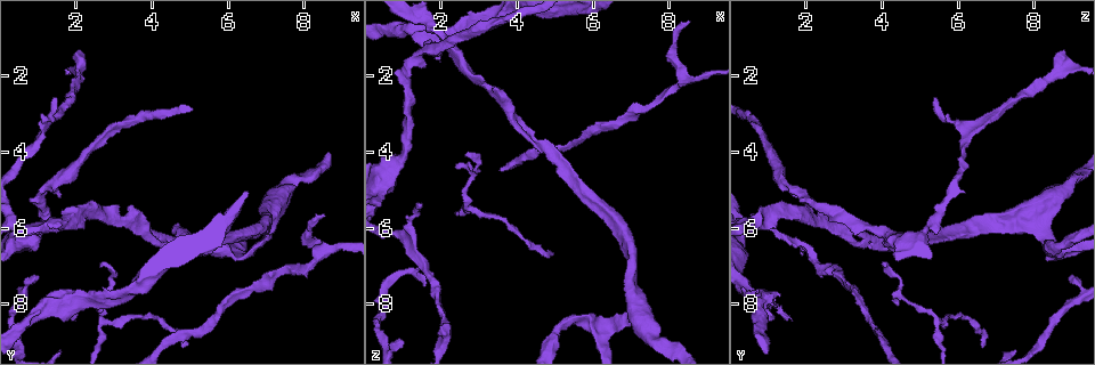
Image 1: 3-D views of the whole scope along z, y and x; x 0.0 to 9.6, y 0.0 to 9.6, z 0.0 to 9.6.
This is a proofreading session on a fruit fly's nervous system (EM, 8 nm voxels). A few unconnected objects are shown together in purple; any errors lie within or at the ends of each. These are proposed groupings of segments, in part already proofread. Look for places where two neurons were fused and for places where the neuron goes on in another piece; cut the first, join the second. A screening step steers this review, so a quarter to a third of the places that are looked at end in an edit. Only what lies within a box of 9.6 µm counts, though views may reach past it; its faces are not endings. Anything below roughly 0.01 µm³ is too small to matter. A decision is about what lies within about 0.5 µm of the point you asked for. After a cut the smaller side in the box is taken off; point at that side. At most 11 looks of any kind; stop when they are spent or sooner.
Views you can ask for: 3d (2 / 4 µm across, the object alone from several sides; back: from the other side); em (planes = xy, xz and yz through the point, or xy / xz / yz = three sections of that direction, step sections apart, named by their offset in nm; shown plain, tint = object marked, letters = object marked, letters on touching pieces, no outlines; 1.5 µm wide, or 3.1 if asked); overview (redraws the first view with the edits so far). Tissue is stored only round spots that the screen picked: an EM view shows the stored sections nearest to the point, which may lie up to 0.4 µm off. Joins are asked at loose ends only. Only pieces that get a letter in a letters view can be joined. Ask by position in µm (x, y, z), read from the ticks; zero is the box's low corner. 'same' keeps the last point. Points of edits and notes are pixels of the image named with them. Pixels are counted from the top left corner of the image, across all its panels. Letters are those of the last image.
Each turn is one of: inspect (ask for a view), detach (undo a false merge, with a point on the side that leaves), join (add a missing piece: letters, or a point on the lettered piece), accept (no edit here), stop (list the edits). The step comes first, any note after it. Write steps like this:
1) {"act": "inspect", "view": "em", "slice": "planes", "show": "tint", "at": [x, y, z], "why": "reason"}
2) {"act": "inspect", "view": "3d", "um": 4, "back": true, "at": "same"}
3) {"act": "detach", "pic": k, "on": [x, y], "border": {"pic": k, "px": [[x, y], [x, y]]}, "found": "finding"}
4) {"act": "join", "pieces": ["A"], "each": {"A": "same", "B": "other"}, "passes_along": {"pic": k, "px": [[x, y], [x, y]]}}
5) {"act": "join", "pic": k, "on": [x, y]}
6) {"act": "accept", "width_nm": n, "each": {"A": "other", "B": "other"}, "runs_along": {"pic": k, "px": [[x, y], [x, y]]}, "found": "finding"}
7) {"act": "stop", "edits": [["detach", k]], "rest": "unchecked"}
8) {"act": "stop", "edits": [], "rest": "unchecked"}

{"act": "inspect", "view": "em", "slice": "planes", "show": "letters", "at": [1.60, 5.20, 1.75], "why": "an open end"}

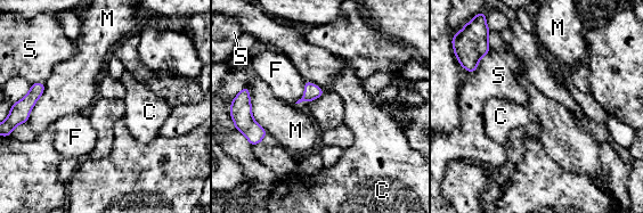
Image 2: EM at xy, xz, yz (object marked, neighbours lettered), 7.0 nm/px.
{"act": "accept", "width_nm": 110, "each": {"C": "other", "F": "other", "M": "other", "S": "other"}, "border": {"pic": 2, "px": [[304, 80], [316, 83], [324, 91]]}, "found": "none of them fits"}

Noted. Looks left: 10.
{"act": "inspect", "view": "3d", "um": 4, "at": [2.75, 8.45, 5.50], "why": "a fork"}

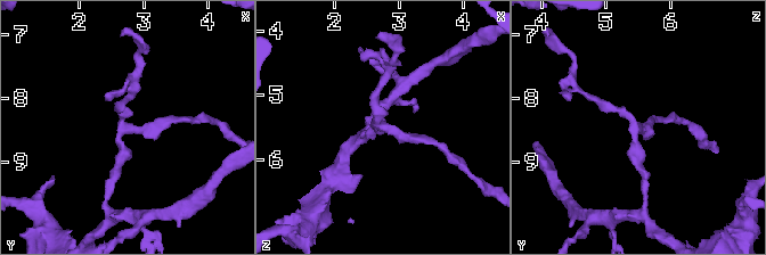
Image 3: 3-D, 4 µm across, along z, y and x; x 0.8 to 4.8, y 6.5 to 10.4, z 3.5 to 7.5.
{"act": "inspect", "view": "em", "slice": "planes", "show": "plain", "at": [2.70, 8.50, 5.40], "why": "shape alone is not enough"}

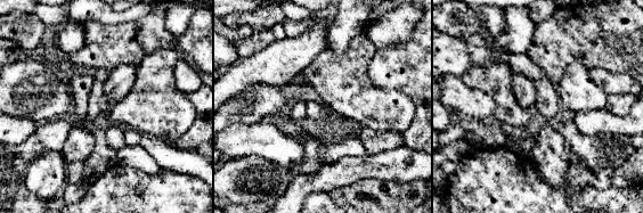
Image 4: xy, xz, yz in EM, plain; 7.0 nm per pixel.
{"act": "inspect", "view": "em", "slice": "planes", "show": "letters", "at": "same", "why": "what lies round it"}

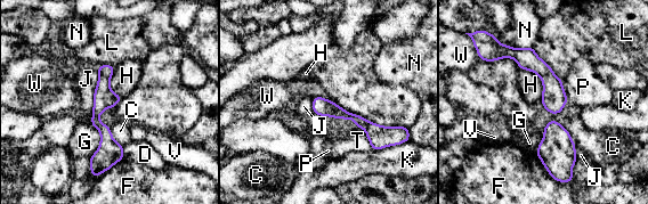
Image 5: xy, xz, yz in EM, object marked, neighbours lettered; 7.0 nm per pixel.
{"act": "accept", "each": {"C": "other", "D": "other", "F": "other", "G": "other", "H": "other", "J": "other", "K": "other", "L": "other", "N": "other", "P": "other", "T": "other", "V": "other", "W": "other"}, "arms": 3, "border": {"pic": 5, "px": [[520, 68], [540, 78], [541, 99]]}, "found": "all the same neuron"}

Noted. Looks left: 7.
{"act": "inspect", "view": "3d", "um": 4, "back": true, "at": [4.95, 9.05, 6.70], "why": "an open end"}

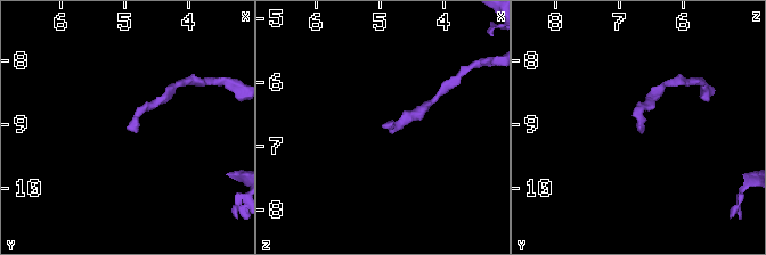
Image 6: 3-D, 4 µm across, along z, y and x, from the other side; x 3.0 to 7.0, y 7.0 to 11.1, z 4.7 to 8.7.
{"act": "inspect", "view": "em", "slice": "yz", "step": 4, "show": "tint", "at": [5.00, 9.05, 6.70], "why": "now the EM"}

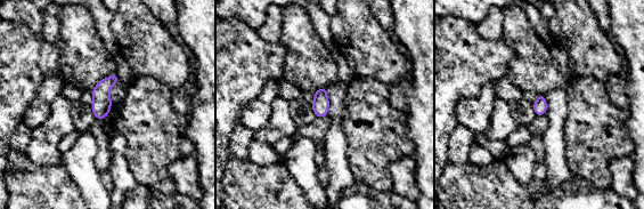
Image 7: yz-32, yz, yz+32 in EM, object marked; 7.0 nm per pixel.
{"act": "inspect", "view": "em", "slice": "xz", "step": 8, "show": "letters", "at": "same", "why": "another direction"}

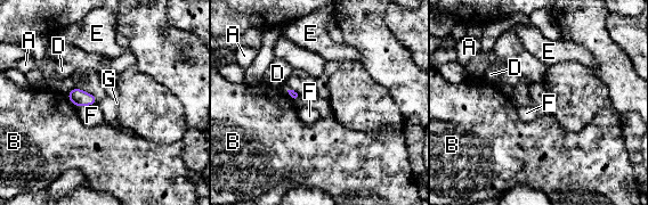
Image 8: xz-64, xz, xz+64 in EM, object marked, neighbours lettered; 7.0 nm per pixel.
{"act": "accept", "each": {"A": "other", "B": "other", "D": "other", "E": "other", "F": "other", "G": "other"}, "border": {"pic": 8, "px": [[300, 93], [294, 101]]}, "found": "no lettered piece goes on from it"}

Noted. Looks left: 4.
{"act": "inspect", "view": "3d", "um": 4, "at": [8.35, 6.70, 2.20], "why": "two arms in line, one across"}

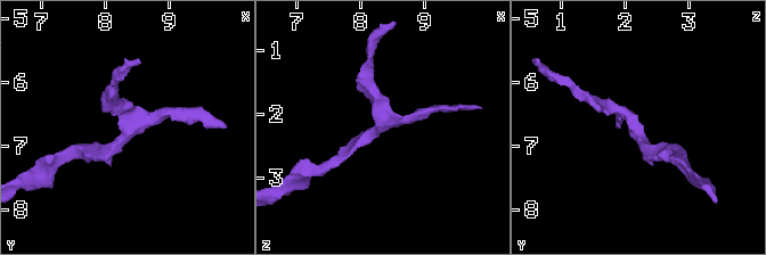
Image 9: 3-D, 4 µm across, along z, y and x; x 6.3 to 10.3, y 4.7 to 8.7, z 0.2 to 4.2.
{"act": "inspect", "view": "em", "slice": "planes", "show": "plain", "at": [8.40, 6.75, 2.20], "arms": 3, "why": "now the EM"}

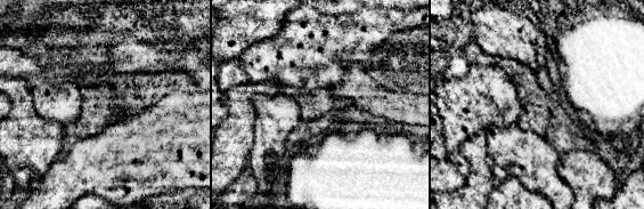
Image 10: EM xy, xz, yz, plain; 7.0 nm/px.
{"act": "inspect", "view": "em", "slice": "planes", "show": "letters", "at": "same"}

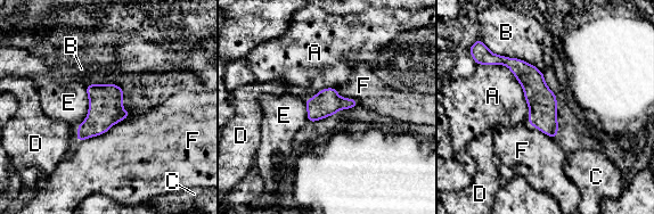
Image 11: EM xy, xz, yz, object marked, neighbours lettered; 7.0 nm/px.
{"act": "accept", "longest_contact_nm": ["A", 550], "each": {"A": "other", "B": "other", "C": "other", "D": "other", "E": "other", "F": "other"}, "found": "one neuron here"}

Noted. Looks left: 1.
{"act": "stop", "edits": [], "rest": "unchecked"}

